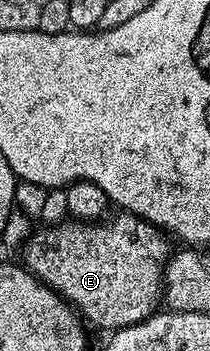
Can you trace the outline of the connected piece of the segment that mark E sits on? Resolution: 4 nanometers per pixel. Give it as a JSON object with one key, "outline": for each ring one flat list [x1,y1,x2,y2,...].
{"outline":[[121,211,116,215,118,217,97,226,84,220,66,219,62,225,53,225,38,233,36,230,24,246,26,249,23,258,29,272,38,281,61,294,90,326,98,325,101,329,109,329,108,331,126,329,158,312,163,301,165,262,171,256,170,238,162,230,133,213]]}

